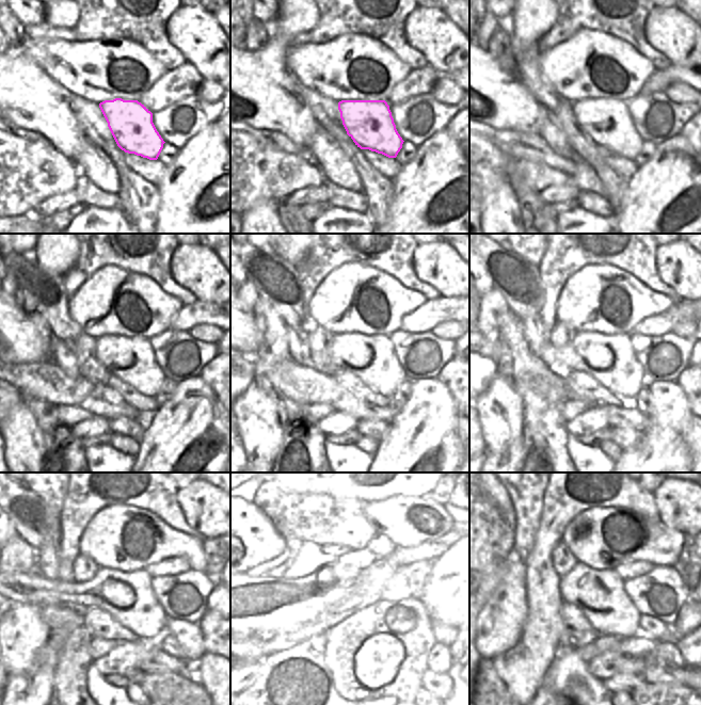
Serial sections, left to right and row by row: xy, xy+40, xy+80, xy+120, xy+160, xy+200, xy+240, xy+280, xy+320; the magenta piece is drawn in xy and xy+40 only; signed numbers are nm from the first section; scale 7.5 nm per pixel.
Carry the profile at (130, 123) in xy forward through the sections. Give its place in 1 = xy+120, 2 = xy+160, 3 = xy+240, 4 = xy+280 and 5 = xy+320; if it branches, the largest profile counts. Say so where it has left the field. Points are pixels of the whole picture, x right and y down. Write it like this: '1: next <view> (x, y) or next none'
1: next xy+120 (131, 359)
2: next xy+160 (370, 357)
3: next xy+240 (127, 596)
4: next xy+280 (364, 595)
5: next xy+320 (600, 594)

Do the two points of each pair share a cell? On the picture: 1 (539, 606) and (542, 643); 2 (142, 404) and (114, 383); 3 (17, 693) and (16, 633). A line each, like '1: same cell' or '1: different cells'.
1: same cell
2: same cell
3: different cells

